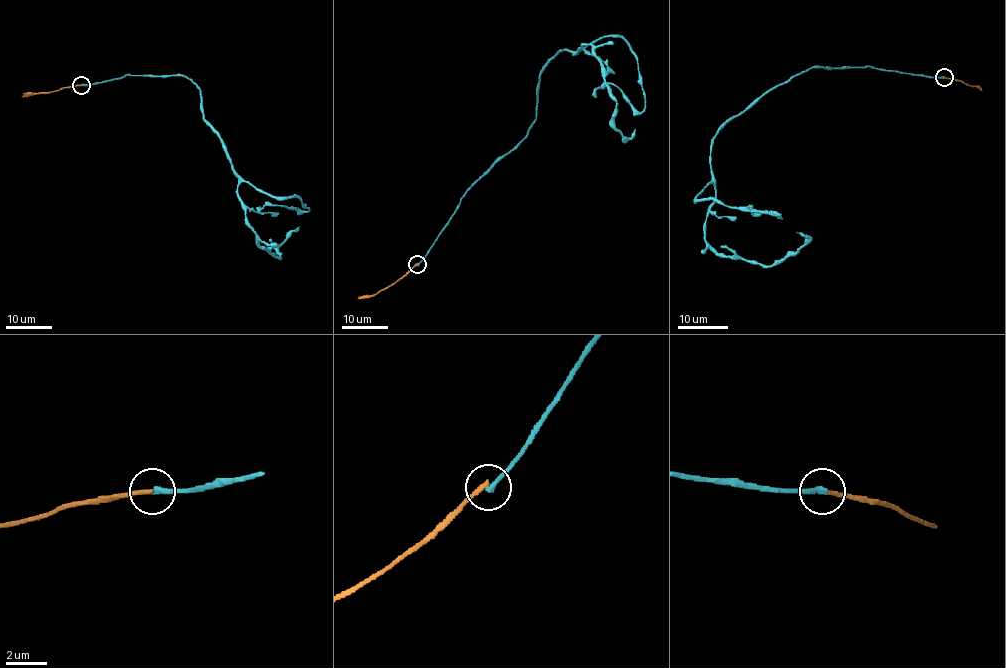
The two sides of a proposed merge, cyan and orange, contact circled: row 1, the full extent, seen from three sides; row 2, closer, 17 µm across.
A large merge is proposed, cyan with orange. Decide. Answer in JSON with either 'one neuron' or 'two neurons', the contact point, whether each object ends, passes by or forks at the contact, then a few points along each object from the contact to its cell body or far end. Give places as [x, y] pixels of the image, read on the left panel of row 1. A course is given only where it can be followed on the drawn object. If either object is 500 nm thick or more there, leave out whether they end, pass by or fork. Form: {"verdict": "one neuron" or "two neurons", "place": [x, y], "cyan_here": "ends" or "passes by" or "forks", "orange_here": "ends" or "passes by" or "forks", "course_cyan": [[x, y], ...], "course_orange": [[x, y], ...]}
{"verdict": "two neurons", "place": [81, 85], "cyan_here": "ends", "orange_here": "ends", "course_cyan": [[81, 84], [184, 75], [200, 89], [204, 120], [231, 167], [308, 210], [261, 207]], "course_orange": [[81, 84], [21, 96]]}

